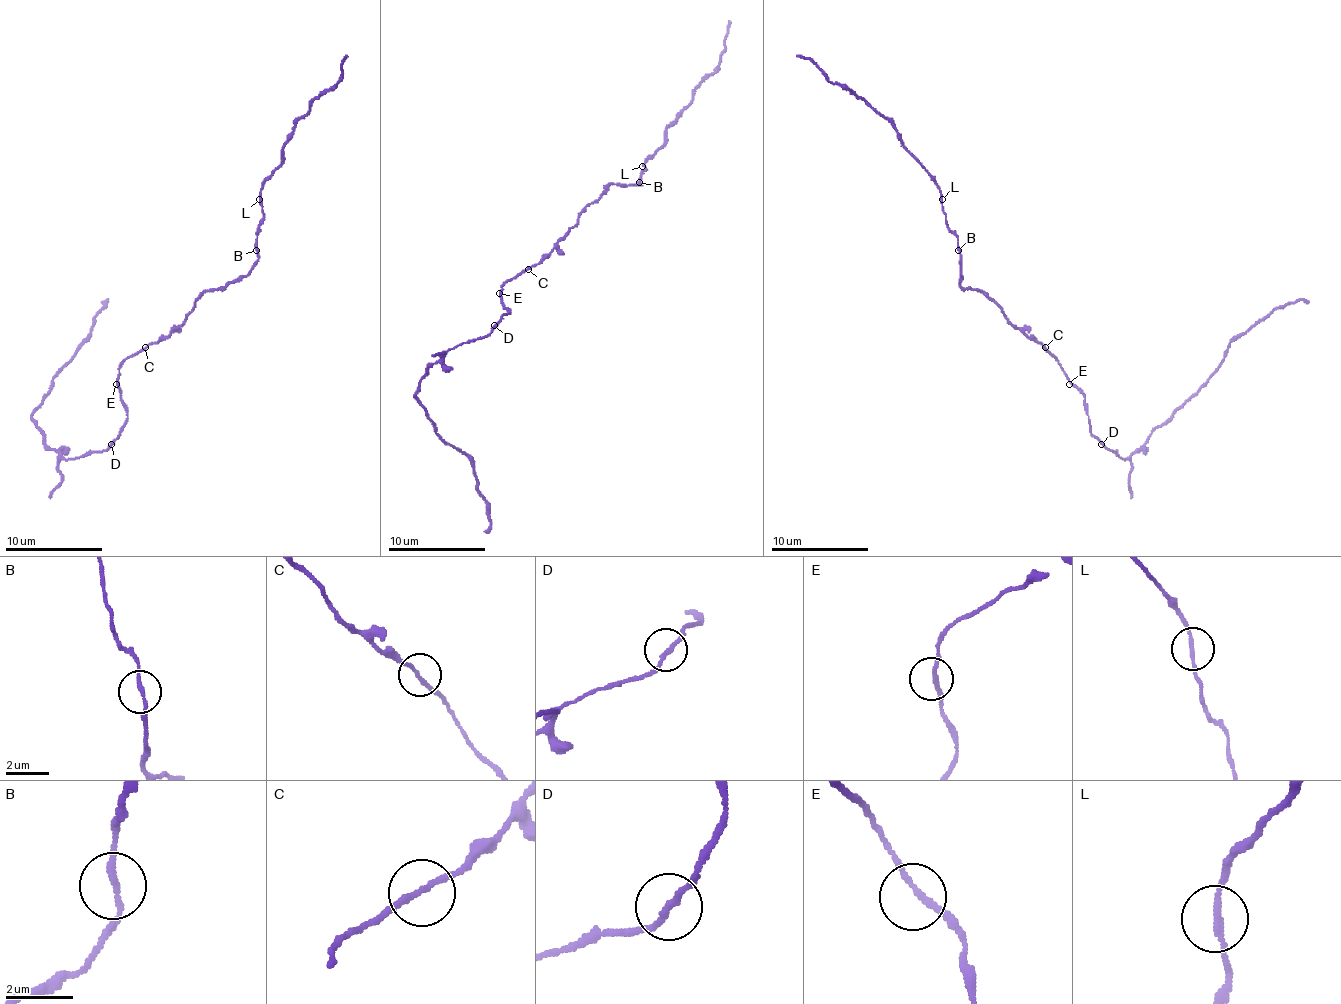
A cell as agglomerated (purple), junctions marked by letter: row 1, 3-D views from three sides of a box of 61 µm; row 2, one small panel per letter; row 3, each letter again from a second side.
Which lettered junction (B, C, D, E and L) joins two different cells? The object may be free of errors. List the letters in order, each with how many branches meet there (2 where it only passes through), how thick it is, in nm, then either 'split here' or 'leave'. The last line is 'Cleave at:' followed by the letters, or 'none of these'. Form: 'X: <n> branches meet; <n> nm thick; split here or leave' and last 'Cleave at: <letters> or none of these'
B: 2 branches meet; 170 nm thick; leave
C: 2 branches meet; 160 nm thick; leave
D: 2 branches meet; 170 nm thick; leave
E: 2 branches meet; 170 nm thick; leave
L: 2 branches meet; 170 nm thick; leave
Cleave at: none of these

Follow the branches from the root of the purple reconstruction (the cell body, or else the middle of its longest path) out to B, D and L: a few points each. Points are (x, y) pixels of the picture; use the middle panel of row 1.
B: (530, 267), (552, 250), (576, 223), (576, 218), (610, 185), (642, 185), (639, 182)
D: (530, 267), (501, 286), (501, 303), (508, 313), (494, 325)
L: (530, 267), (552, 250), (576, 223), (576, 218), (610, 185), (642, 185), (639, 175), (646, 170), (642, 165)

